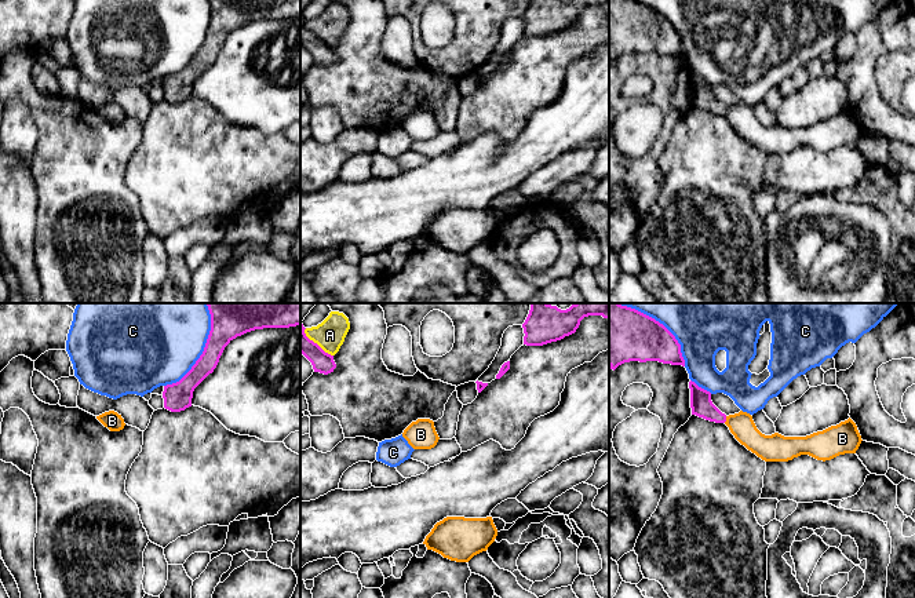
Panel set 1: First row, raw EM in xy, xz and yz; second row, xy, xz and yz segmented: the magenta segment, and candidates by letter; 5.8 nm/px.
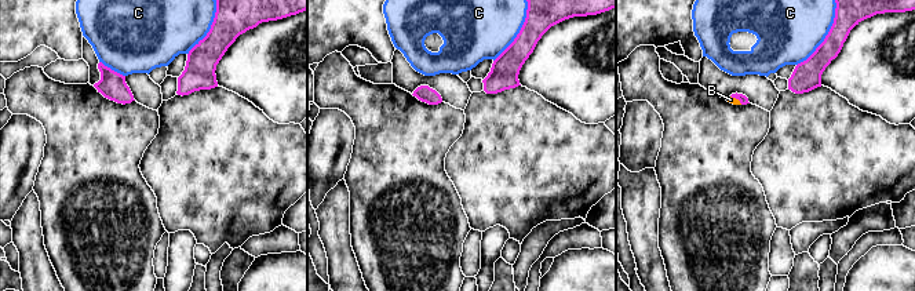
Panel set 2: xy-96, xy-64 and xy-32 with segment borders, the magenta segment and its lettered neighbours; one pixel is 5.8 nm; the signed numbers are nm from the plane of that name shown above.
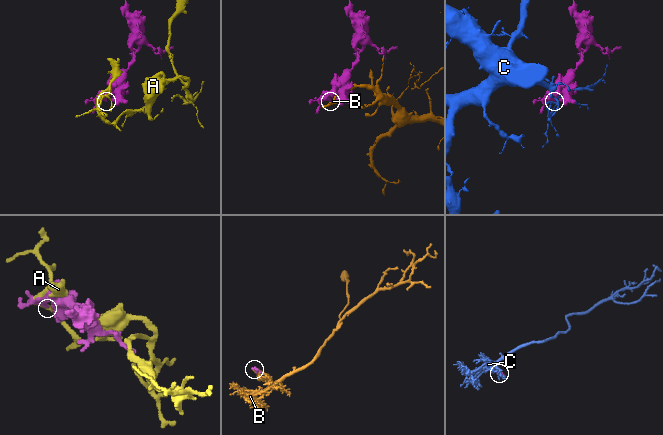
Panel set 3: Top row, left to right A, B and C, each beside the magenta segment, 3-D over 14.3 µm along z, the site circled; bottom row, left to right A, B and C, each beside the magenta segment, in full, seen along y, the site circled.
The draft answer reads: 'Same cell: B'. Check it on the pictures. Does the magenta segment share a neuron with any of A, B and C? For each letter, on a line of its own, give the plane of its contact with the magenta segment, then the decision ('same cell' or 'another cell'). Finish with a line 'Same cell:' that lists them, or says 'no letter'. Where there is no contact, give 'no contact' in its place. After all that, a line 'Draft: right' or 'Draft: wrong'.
A: contact in xz; another cell
B: contact in yz; another cell
C: contact in xy; another cell
Same cell: no letter
Draft: wrong

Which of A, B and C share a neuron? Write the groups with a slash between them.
A / B / C

